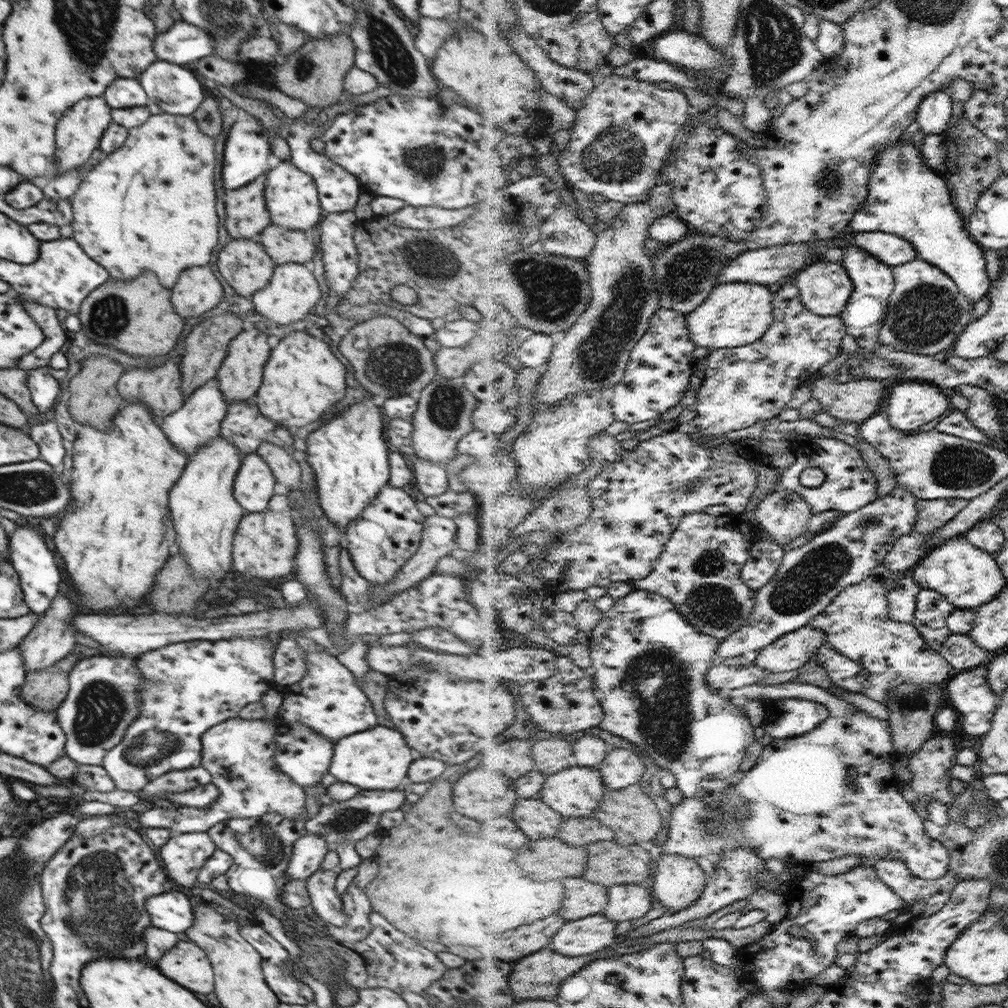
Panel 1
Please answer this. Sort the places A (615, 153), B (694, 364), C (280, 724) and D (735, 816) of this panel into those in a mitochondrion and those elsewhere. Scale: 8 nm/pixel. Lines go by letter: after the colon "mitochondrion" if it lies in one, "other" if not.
A: mitochondrion
B: other
C: other
D: mitochondrion

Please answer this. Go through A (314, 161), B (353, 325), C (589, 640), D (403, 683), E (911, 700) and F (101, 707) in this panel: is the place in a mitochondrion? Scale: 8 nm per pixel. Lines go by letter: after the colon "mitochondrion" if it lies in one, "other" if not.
A: other
B: other
C: other
D: other
E: mitochondrion
F: mitochondrion

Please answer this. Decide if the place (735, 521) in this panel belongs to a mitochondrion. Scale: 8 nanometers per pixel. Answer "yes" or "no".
no

